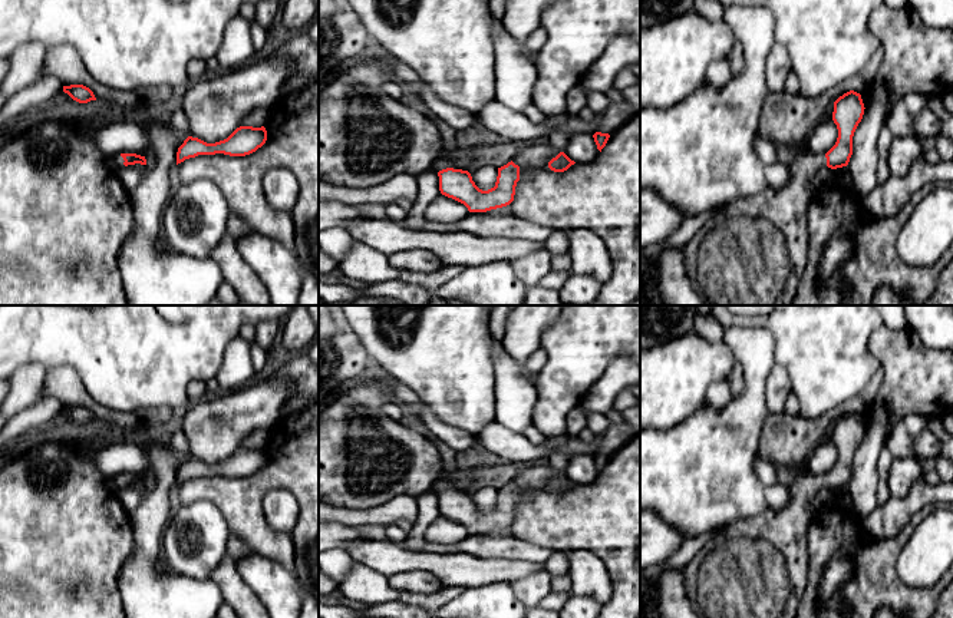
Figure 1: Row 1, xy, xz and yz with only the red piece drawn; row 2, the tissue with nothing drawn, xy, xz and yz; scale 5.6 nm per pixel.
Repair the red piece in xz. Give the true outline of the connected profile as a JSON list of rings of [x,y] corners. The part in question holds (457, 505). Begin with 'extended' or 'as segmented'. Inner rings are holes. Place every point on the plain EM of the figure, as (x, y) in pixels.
extended; [[[445,465],[435,482],[435,489],[439,492],[439,512],[442,516],[464,525],[469,533],[487,533],[502,529],[514,522],[515,508],[520,502],[520,488],[512,482],[498,489],[495,508],[482,512],[479,510],[468,492],[449,489],[446,477],[452,470]]]

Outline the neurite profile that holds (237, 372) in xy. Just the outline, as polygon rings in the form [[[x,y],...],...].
[[[237,336],[225,350],[215,376],[221,391],[238,390],[254,381],[255,370],[250,357],[250,343]]]

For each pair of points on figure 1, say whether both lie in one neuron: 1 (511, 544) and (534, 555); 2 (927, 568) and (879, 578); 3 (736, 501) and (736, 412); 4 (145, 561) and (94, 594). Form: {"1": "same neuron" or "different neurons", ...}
{"1": "same neuron", "2": "different neurons", "3": "same neuron", "4": "different neurons"}

